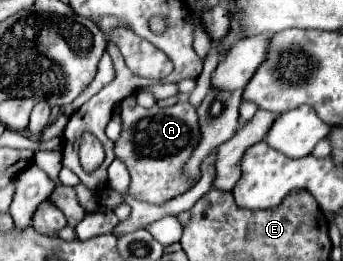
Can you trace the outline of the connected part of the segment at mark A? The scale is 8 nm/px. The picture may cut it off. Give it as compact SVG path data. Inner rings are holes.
M128 97L128 101L120 103L122 115L122 135L116 141L116 157L122 159L132 175L130 195L148 201L148 203L164 203L172 197L178 197L192 189L196 181L192 181L184 173L186 161L192 157L194 149L200 143L200 127L196 109L188 101L180 101L172 107L150 107L144 109L136 103L136 97Z

